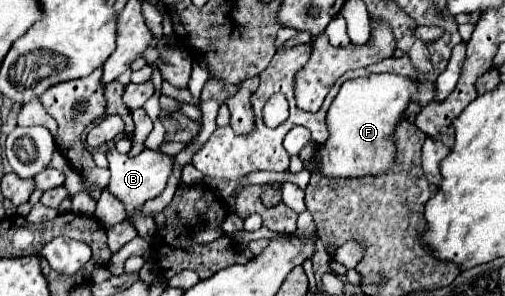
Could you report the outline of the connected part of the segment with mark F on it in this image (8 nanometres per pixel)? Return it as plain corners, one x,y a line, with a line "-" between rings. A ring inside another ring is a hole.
394,73
346,81
326,113
328,139
318,145
314,157
306,163
306,169
310,173
318,171
328,179
352,179
390,171
396,159
396,125
404,119
404,111
418,93
418,87
418,81

